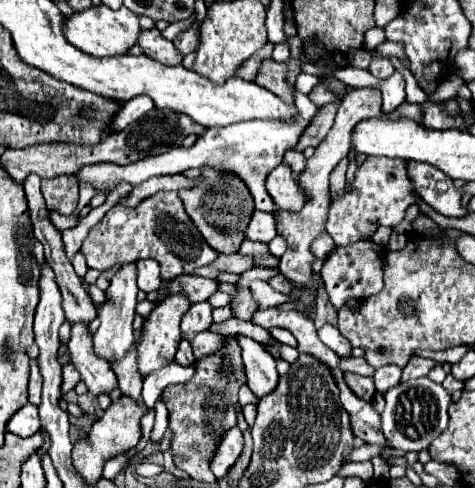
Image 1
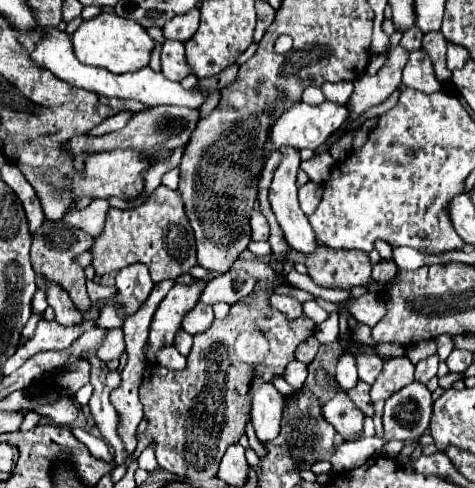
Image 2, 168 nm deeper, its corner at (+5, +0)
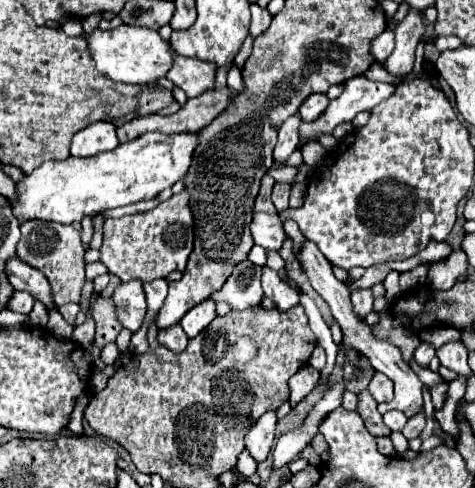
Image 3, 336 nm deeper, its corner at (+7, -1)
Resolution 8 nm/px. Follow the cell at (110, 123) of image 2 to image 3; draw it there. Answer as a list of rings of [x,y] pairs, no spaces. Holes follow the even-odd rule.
[[[96,122],[76,132],[70,146],[70,156],[90,158],[100,152],[108,152],[118,144],[116,126],[110,122]]]

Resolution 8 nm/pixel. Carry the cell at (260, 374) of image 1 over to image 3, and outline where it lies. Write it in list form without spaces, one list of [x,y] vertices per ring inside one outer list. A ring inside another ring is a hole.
[[[266,412],[254,426],[246,432],[246,450],[248,454],[260,464],[268,458],[274,442],[274,430],[276,430],[276,412]]]

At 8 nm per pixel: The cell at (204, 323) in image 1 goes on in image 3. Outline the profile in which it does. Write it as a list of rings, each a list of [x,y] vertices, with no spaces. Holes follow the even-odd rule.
[[[206,300],[206,302],[194,306],[192,310],[188,310],[186,316],[180,320],[180,326],[184,328],[184,332],[188,334],[188,338],[194,338],[194,336],[200,334],[214,318],[216,318],[214,300]]]

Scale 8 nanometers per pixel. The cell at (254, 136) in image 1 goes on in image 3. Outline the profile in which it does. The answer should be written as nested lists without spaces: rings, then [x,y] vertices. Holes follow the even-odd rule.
[[[352,78],[344,84],[342,96],[336,100],[330,100],[320,122],[312,122],[312,126],[302,122],[300,136],[318,140],[322,134],[330,134],[338,124],[350,122],[358,112],[372,110],[382,100],[390,98],[394,90],[396,88],[392,84],[374,82],[368,78]]]

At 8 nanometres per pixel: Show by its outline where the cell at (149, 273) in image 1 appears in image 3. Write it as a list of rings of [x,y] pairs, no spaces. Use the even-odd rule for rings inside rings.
[[[132,280],[126,284],[120,284],[112,294],[116,306],[118,306],[118,318],[124,328],[128,328],[132,334],[140,330],[144,316],[146,316],[146,296],[142,290],[140,280]]]

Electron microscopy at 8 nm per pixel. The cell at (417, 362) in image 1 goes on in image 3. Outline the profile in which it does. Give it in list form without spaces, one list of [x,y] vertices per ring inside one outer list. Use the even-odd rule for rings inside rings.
[[[376,372],[370,380],[370,394],[374,396],[376,402],[390,402],[392,394],[394,394],[394,386],[392,380],[380,372]]]

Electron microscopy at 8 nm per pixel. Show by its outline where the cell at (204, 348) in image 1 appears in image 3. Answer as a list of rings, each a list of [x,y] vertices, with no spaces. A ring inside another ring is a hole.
[[[174,324],[174,326],[168,326],[168,328],[160,330],[158,332],[158,340],[166,348],[170,348],[172,352],[182,352],[186,348],[186,344],[188,344],[188,336],[184,334],[180,324]]]

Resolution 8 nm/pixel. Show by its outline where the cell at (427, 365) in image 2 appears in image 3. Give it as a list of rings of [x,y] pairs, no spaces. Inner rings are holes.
[[[422,342],[422,344],[416,348],[414,360],[416,360],[418,364],[422,364],[422,366],[428,366],[428,364],[430,364],[430,360],[435,356],[436,350],[434,350],[434,346],[432,346],[432,344],[428,344],[428,342]]]

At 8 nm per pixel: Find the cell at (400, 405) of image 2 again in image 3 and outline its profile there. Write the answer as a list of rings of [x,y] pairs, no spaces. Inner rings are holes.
[[[392,410],[392,412],[386,412],[386,414],[384,414],[384,424],[386,424],[392,432],[400,432],[402,426],[406,424],[406,418],[404,418],[404,414],[400,414],[398,410]]]

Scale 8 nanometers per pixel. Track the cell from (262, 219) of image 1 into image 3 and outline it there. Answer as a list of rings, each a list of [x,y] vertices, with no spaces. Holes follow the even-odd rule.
[[[256,212],[250,224],[250,232],[254,238],[254,244],[266,248],[266,250],[280,250],[284,240],[288,238],[282,222],[276,214],[266,214],[266,212]]]

